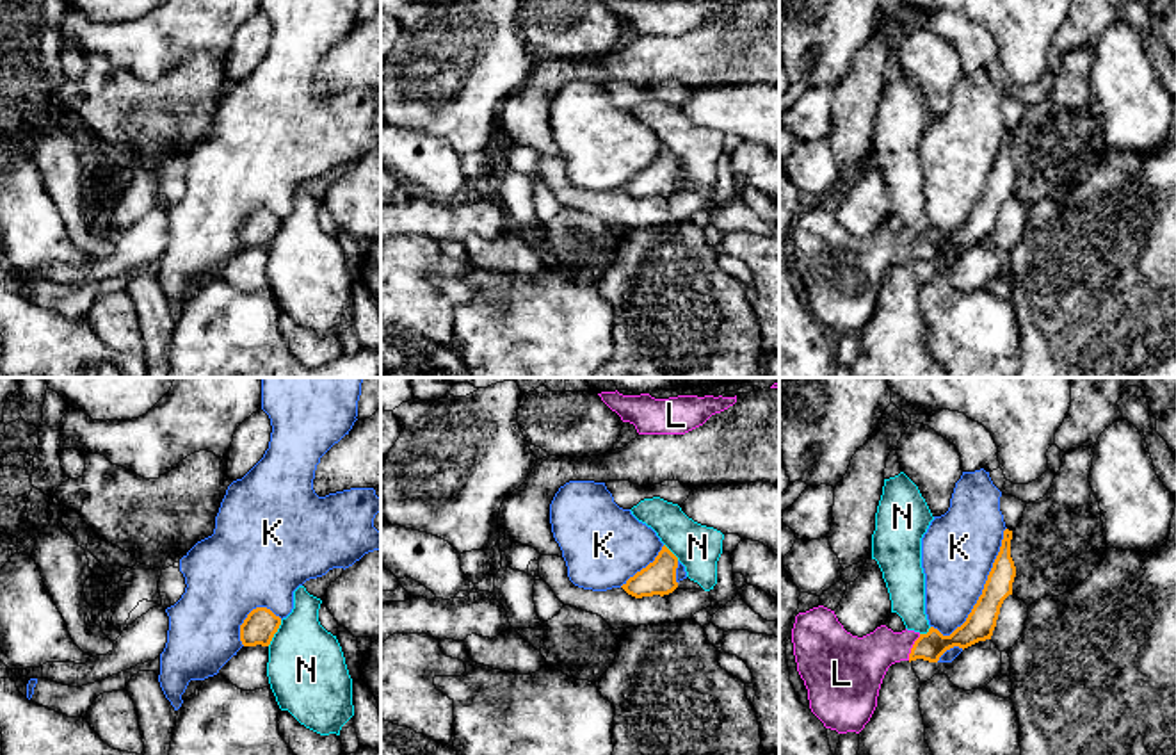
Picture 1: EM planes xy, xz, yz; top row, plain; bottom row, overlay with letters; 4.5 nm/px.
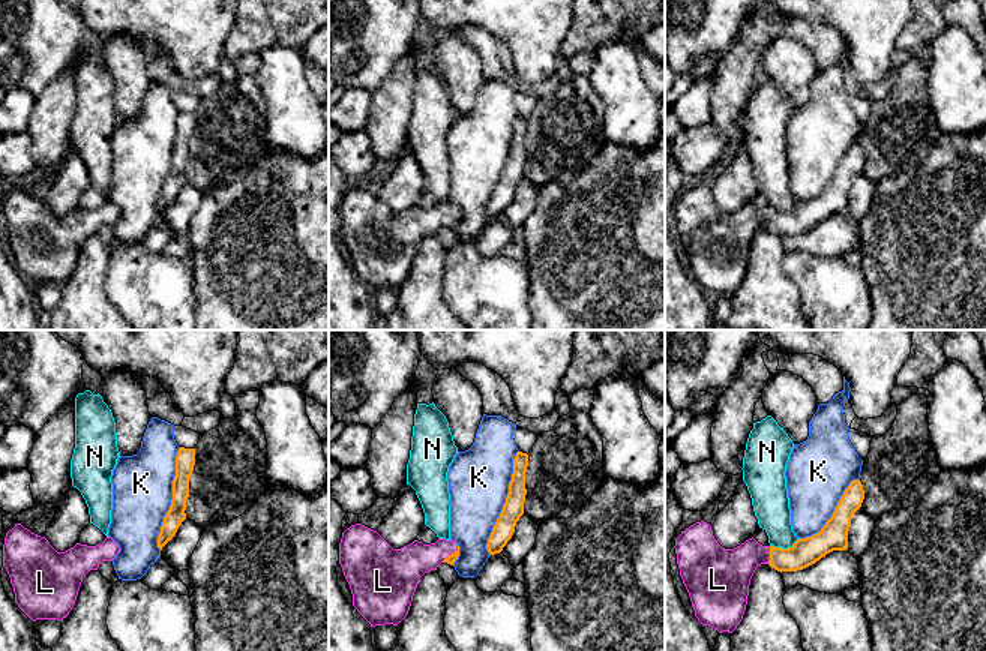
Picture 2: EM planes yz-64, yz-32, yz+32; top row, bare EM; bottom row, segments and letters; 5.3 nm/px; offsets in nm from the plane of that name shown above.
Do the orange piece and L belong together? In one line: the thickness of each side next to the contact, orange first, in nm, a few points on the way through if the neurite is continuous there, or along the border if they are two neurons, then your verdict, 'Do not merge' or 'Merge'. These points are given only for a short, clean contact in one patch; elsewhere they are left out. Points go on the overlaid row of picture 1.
Thickness 130 nm (orange) against 240 nm. Path across: yz (929, 647), (913, 647), (883, 647), (861, 663). Merge

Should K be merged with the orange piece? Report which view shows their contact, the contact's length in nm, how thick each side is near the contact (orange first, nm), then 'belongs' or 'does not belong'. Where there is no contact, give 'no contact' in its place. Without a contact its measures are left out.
yz | 550 nm | 140/340 nm | does not belong

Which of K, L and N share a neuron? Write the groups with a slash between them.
K / L / N

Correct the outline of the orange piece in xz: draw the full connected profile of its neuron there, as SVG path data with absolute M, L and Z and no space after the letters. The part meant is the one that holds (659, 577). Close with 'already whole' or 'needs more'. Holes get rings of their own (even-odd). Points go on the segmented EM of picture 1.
M664 545L653 563L630 577L621 588L635 597L669 595L678 588L678 557Z; already whole

